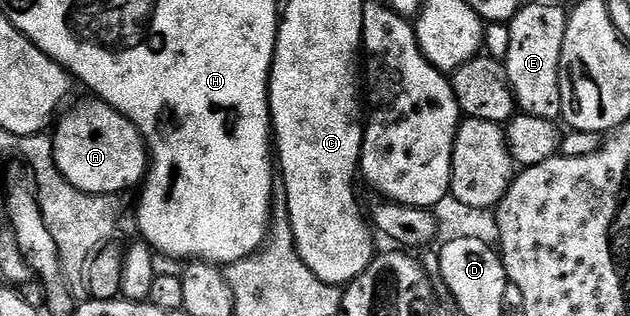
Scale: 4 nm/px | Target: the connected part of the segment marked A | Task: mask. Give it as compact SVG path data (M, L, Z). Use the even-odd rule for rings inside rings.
M90 101L74 107L52 131L54 160L60 173L76 189L89 195L118 195L129 187L137 188L148 170L146 142L138 127L107 103Z

